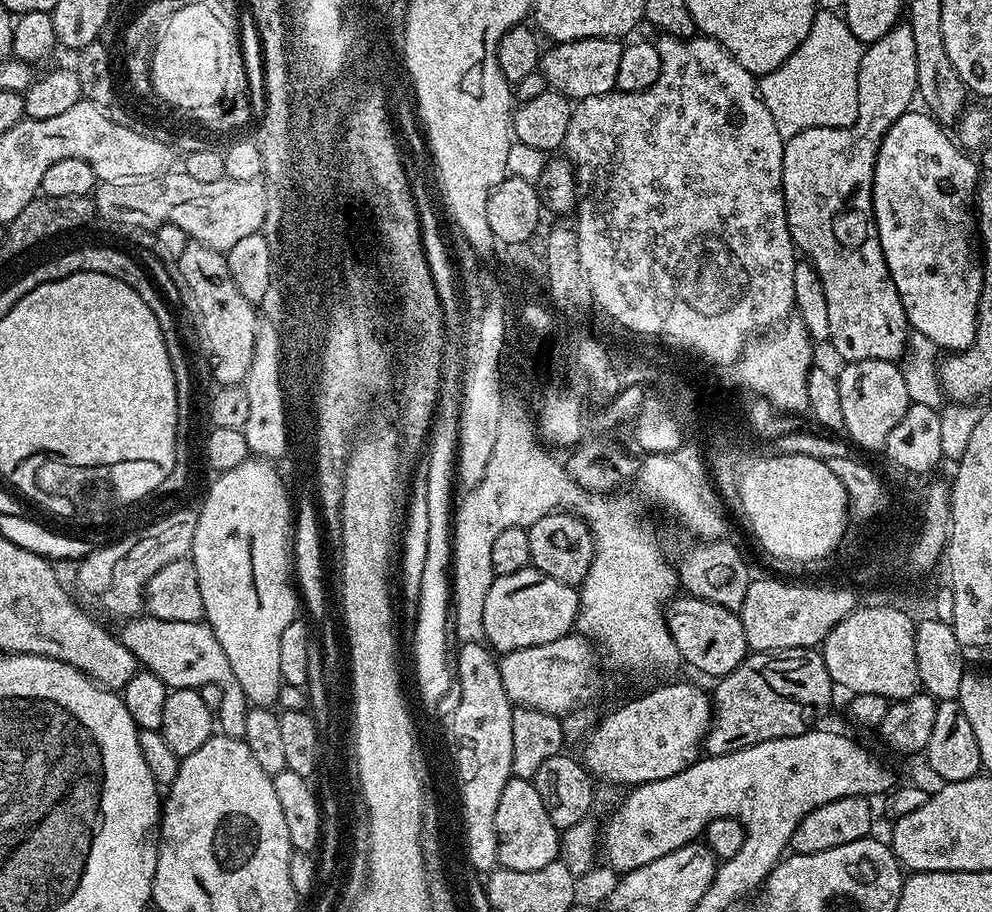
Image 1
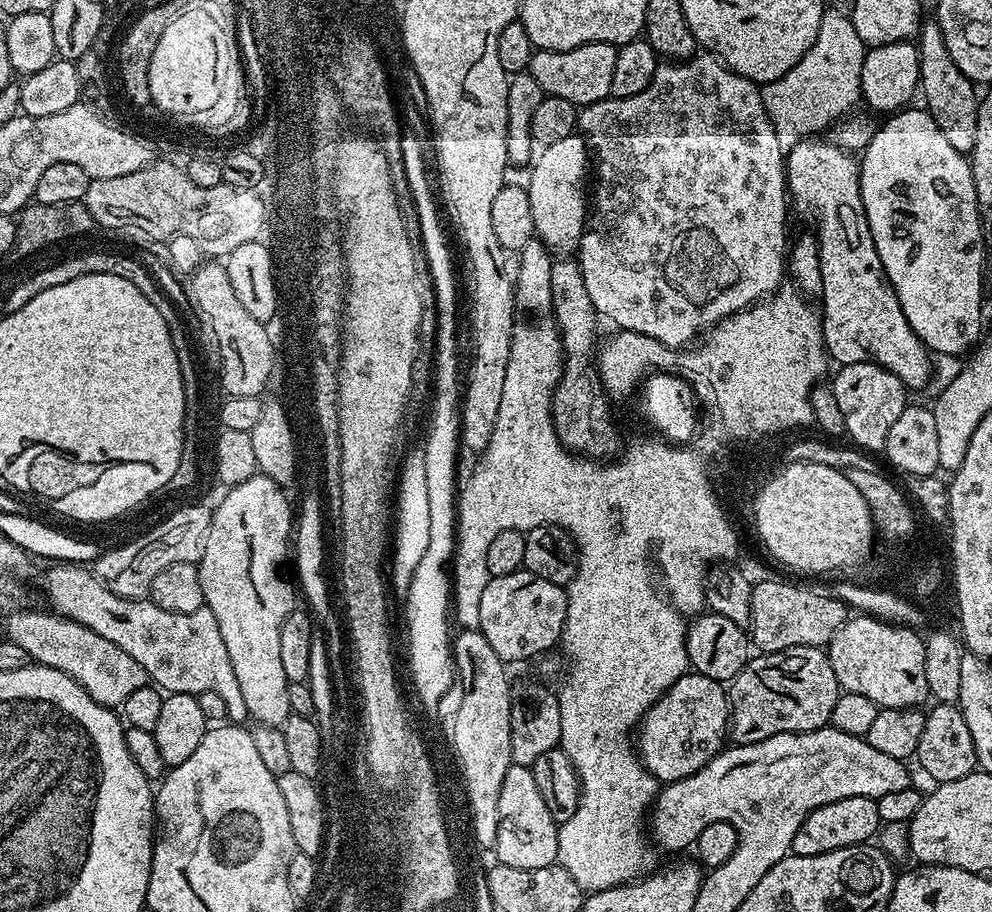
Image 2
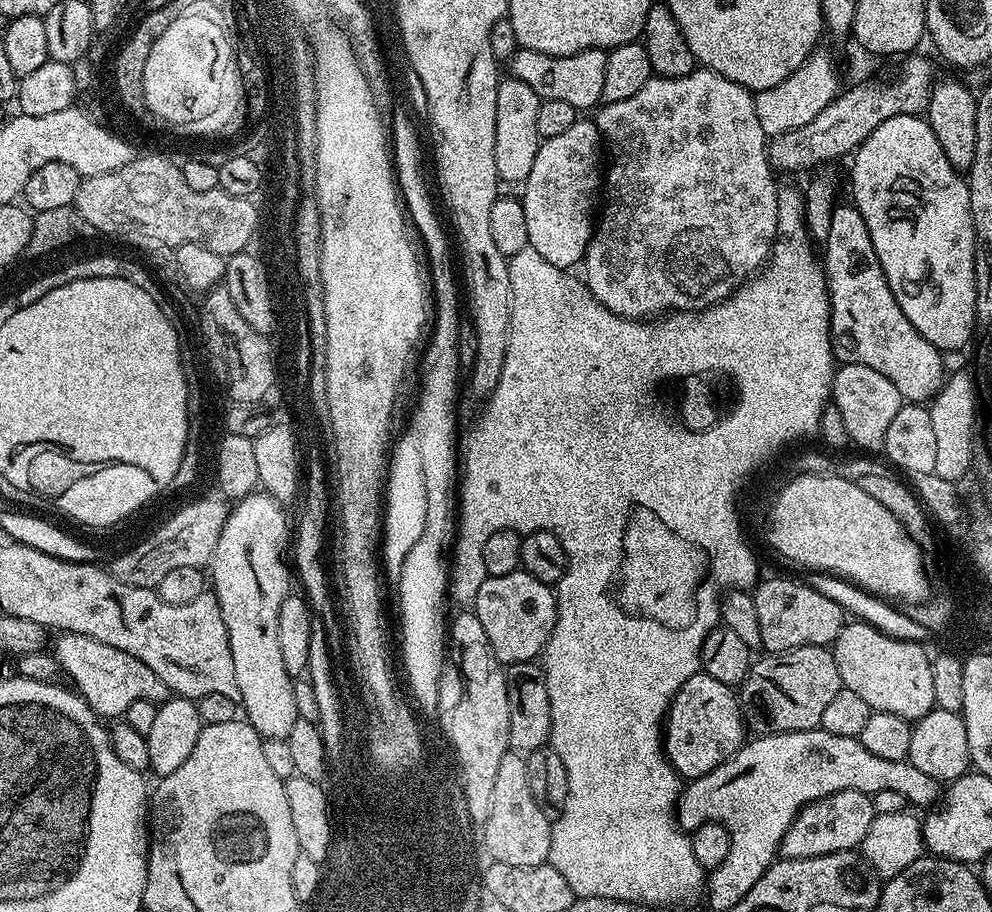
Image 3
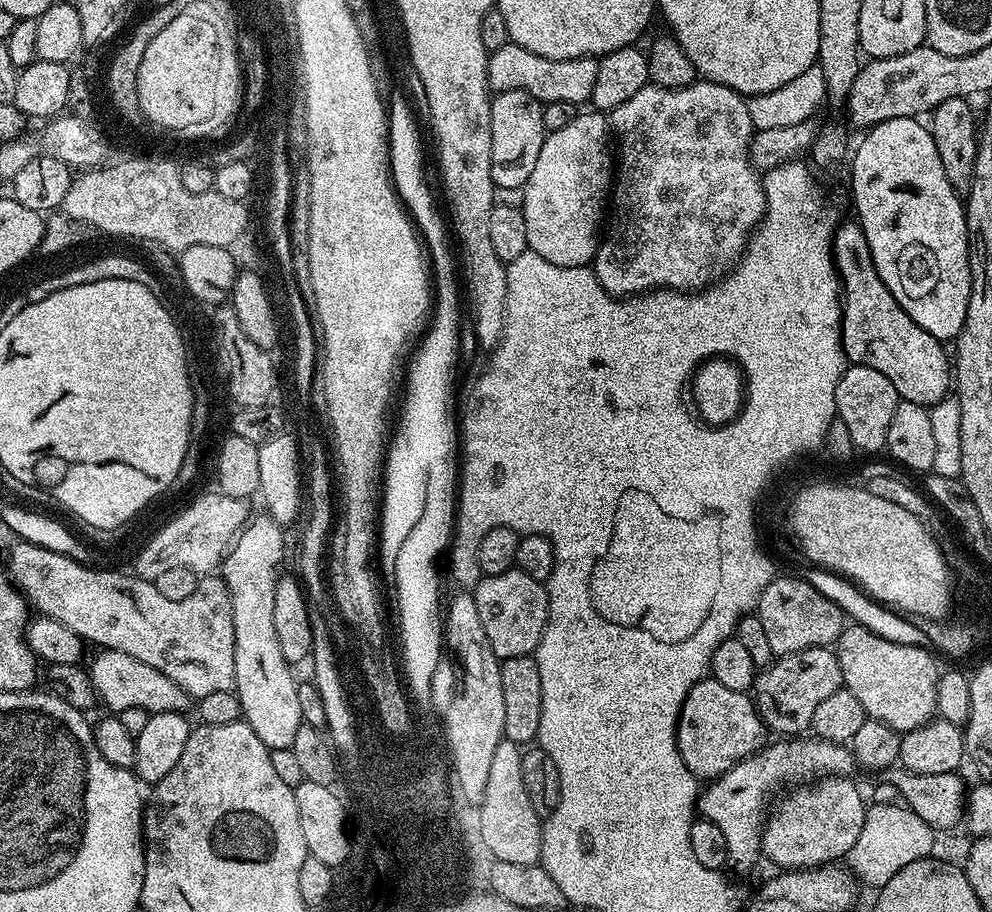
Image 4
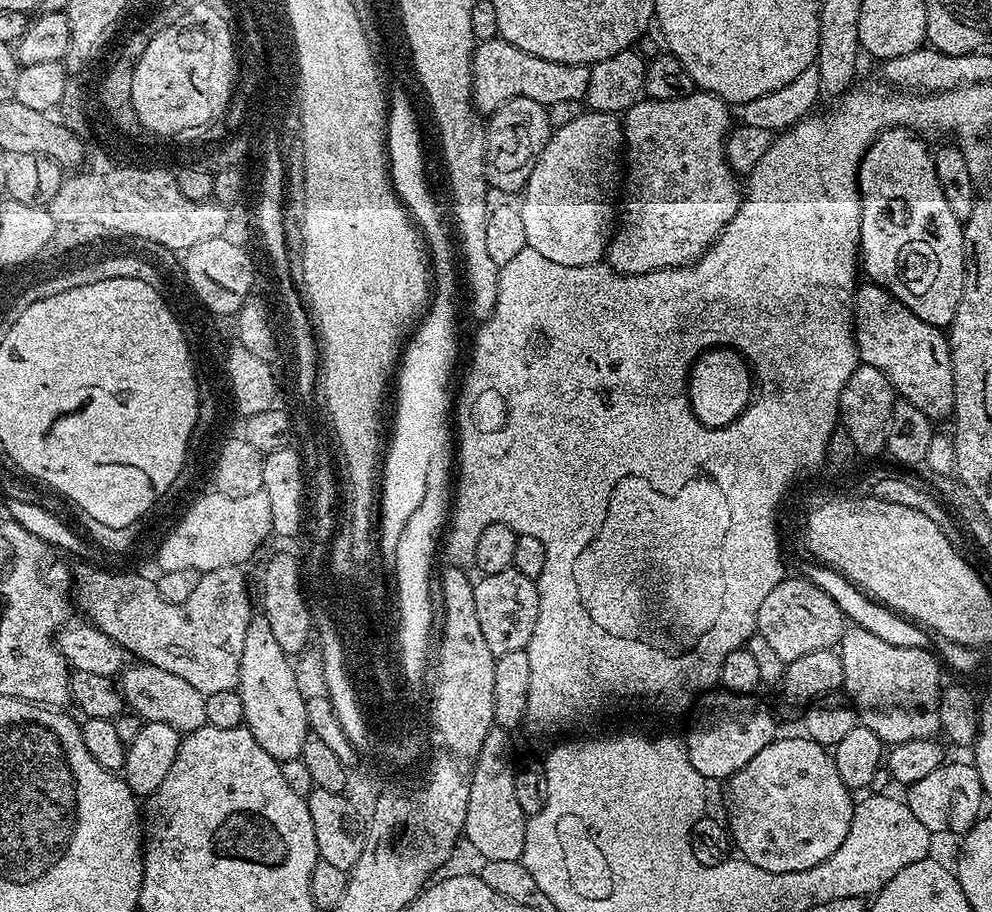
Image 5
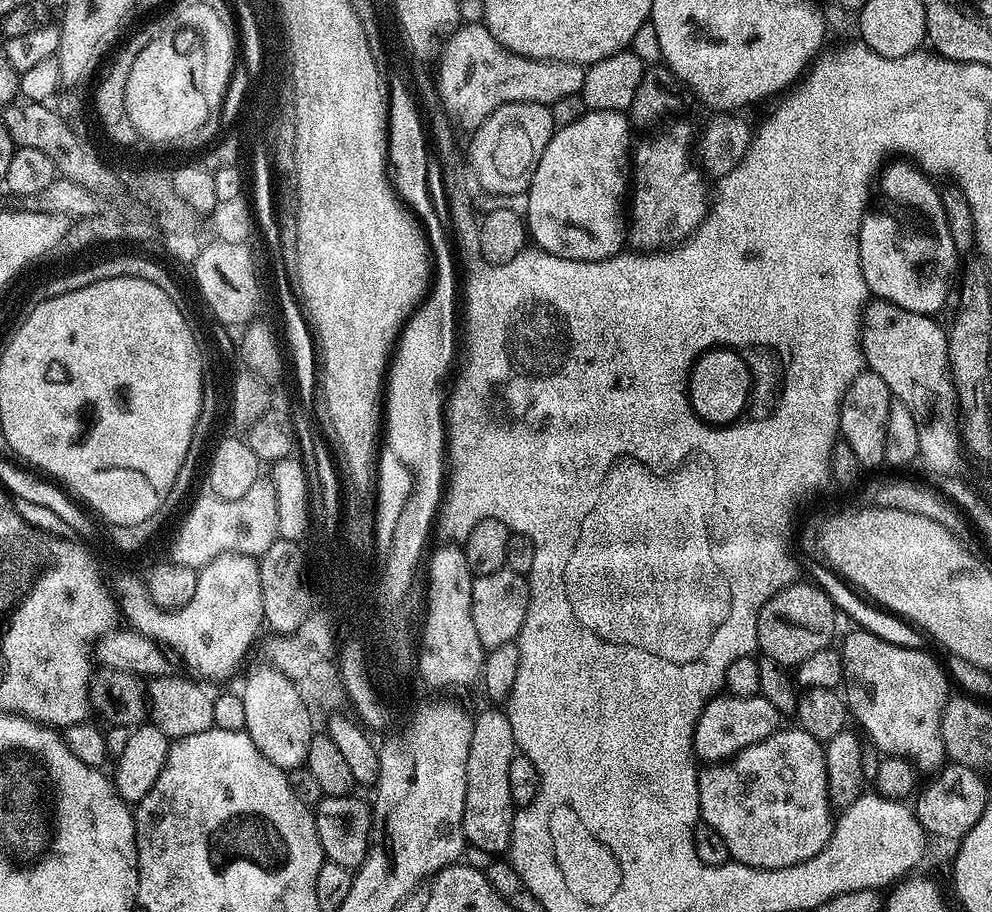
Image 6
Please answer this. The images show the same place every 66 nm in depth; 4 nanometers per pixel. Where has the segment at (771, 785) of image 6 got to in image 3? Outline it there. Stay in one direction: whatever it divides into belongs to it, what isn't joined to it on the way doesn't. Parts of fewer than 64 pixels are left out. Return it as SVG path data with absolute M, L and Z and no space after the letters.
M842 790L806 805L782 838L780 852L787 859L801 860L859 849L878 815L878 808L872 805L872 800L869 793Z

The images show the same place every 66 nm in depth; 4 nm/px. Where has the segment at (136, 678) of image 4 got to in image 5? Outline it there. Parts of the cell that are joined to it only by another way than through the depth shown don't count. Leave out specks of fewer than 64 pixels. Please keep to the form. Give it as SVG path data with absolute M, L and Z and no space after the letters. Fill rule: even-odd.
M143 662L125 667L118 676L118 687L124 703L144 722L166 722L182 734L187 734L204 727L206 724L206 702L204 695L190 682L170 674L170 670L158 670L158 666ZM133 667L133 668L132 668Z

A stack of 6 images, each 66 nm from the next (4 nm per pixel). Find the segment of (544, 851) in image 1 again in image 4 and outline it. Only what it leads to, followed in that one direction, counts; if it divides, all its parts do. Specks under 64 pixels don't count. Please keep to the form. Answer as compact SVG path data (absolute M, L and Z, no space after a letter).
M501 740L492 752L478 817L482 840L486 842L494 860L519 864L534 864L539 861L542 816L534 810L530 796L526 794L526 782L522 782L522 748L512 740Z

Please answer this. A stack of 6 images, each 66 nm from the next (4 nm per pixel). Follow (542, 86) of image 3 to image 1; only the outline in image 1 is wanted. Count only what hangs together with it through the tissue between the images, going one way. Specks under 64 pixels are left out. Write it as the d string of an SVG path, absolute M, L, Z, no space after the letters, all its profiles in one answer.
M582 38L581 40L571 40L565 44L553 43L552 49L545 51L540 57L540 67L538 69L544 78L545 85L551 91L562 94L570 101L578 101L582 98L594 98L607 92L613 91L618 82L618 66L622 59L624 44L616 38Z

